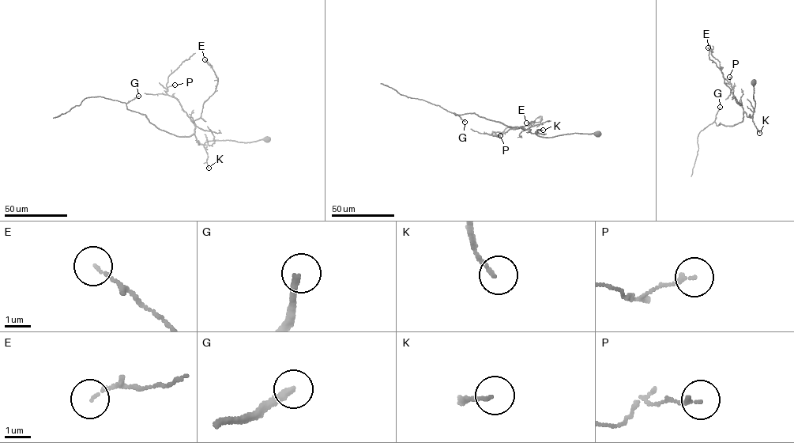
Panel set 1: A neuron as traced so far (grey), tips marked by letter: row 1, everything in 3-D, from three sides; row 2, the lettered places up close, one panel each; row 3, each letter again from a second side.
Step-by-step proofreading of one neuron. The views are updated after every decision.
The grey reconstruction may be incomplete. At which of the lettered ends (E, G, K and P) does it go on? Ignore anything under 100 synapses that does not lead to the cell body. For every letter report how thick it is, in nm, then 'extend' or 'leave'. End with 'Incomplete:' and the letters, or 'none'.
E: 100 nm | leave
G: 240 nm | extend
K: 110 nm | leave
P: 140 nm | leave
Incomplete: G

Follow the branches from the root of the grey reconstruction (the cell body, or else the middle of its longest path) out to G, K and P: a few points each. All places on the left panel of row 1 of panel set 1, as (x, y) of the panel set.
G: (267, 140), (199, 145), (194, 134), (174, 135), (156, 127), (144, 115), (128, 109), (126, 104), (138, 96)
K: (267, 140), (246, 142), (207, 141), (203, 146), (208, 168)
P: (267, 140), (246, 142), (212, 140), (198, 144), (191, 119), (179, 102), (167, 92), (167, 88), (174, 85)

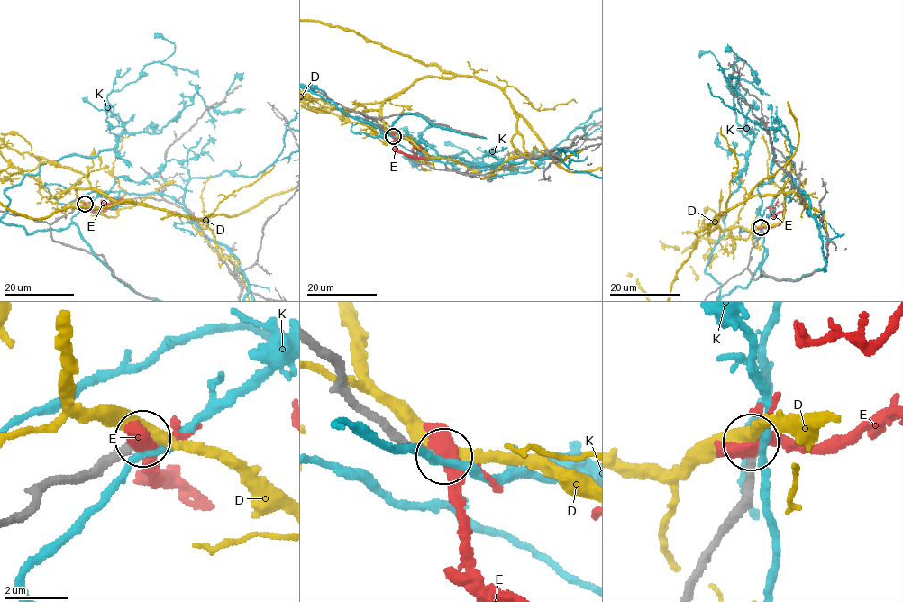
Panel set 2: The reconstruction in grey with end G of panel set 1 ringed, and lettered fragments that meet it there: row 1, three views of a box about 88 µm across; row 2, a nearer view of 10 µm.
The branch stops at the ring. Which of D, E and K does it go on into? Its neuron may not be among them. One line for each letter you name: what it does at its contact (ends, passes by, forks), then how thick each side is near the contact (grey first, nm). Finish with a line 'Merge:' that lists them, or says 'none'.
Merge: none

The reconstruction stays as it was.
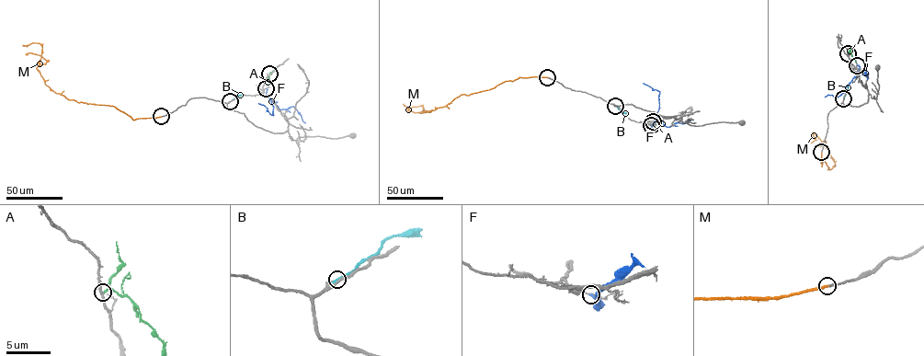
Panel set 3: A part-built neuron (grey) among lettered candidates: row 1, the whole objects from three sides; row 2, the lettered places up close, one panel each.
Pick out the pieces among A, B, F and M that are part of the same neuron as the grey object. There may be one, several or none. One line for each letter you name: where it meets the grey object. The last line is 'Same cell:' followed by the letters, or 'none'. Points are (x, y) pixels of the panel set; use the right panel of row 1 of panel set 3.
M: contact (821, 152)
Same cell: M

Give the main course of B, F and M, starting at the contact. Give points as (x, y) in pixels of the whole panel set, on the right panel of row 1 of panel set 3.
B: (843, 98), (847, 86)
F: (857, 65), (859, 72), (842, 93), (836, 97), (828, 95), (825, 97)
M: (822, 152), (822, 166), (824, 161), (830, 169), (834, 162), (827, 147), (813, 133), (815, 138), (811, 143)

